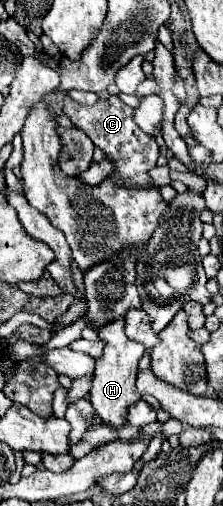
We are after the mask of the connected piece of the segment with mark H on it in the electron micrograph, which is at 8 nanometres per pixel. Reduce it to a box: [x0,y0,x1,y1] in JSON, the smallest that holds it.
[88,317,144,429]

